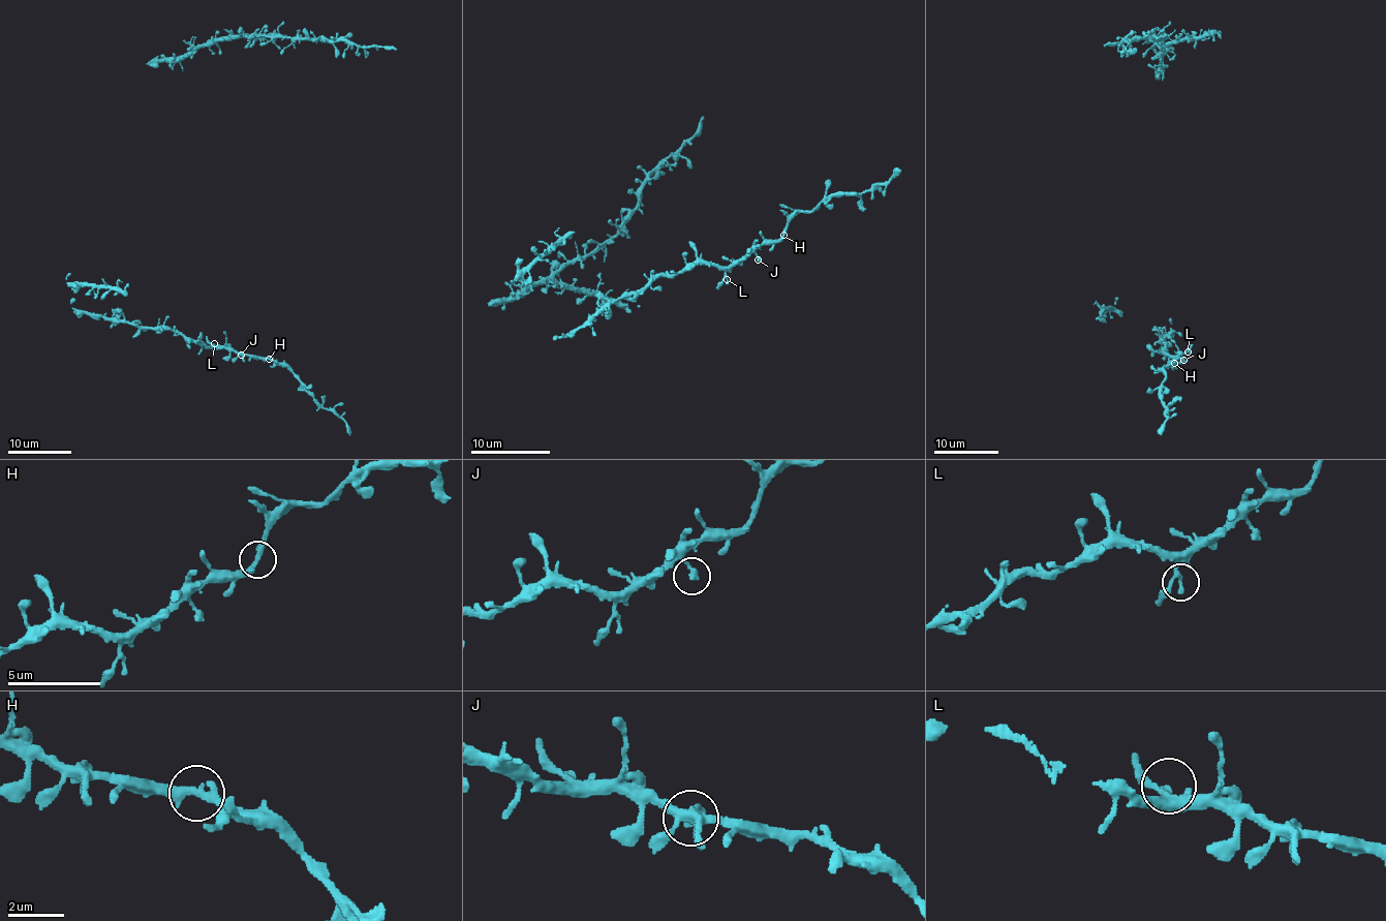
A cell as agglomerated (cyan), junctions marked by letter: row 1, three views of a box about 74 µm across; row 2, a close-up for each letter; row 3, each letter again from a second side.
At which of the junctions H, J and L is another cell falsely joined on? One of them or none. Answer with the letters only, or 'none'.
none

